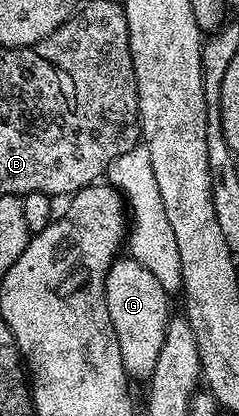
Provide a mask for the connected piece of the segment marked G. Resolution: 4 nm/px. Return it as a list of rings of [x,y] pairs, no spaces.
[[[118,258],[109,267],[105,276],[105,301],[119,342],[119,354],[123,354],[125,372],[134,381],[148,381],[155,362],[159,362],[159,350],[163,350],[163,338],[171,319],[169,300],[170,293],[159,286],[159,278],[139,261]]]

